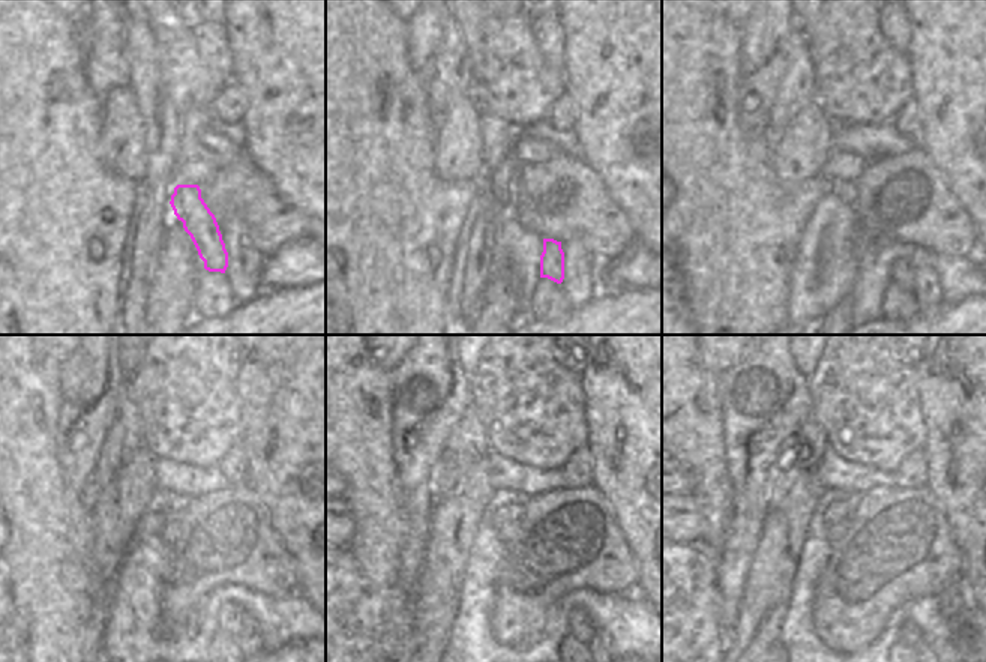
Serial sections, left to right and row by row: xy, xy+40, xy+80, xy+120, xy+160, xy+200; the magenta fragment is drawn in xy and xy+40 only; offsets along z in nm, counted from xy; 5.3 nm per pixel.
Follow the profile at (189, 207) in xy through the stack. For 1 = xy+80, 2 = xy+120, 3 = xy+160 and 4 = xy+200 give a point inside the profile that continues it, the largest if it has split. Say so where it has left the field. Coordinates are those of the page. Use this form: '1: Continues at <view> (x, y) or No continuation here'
1: Continues at xy+80 (902, 275)
2: Continues at xy+120 (233, 619)
3: Continues at xy+160 (580, 626)
4: Continues at xy+200 (910, 634).

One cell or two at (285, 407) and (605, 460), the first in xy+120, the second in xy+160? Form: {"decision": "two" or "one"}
{"decision": "one"}

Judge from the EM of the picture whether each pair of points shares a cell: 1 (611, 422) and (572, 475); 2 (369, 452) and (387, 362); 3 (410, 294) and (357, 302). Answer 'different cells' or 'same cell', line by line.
1: different cells
2: different cells
3: different cells

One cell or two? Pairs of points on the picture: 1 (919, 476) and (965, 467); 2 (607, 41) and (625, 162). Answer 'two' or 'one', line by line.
1: two
2: one

